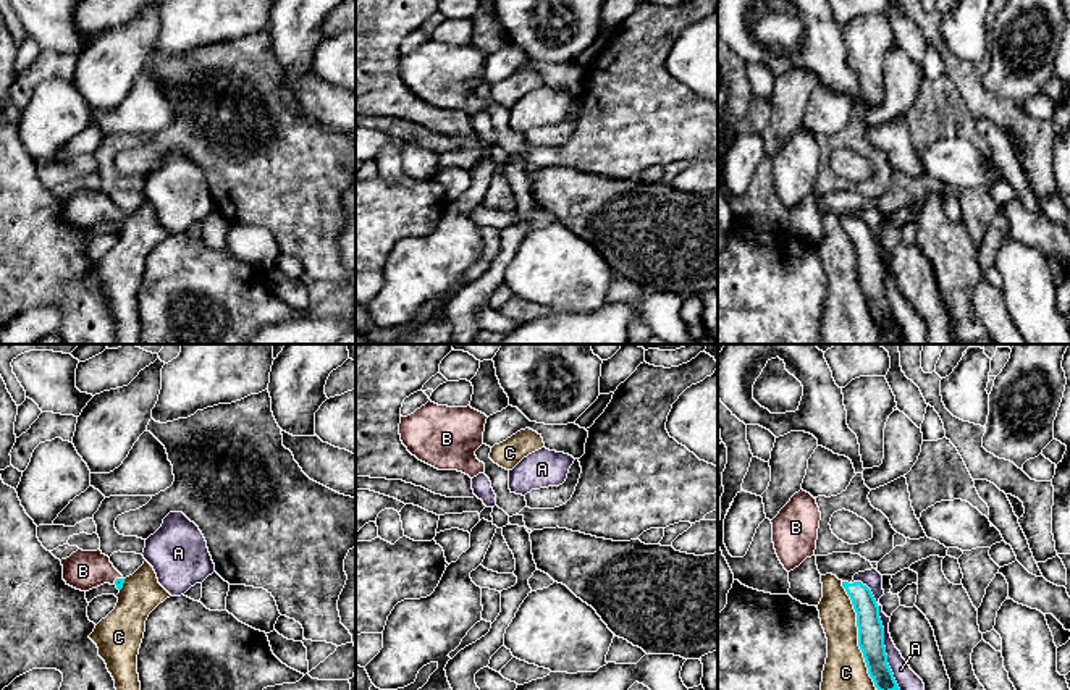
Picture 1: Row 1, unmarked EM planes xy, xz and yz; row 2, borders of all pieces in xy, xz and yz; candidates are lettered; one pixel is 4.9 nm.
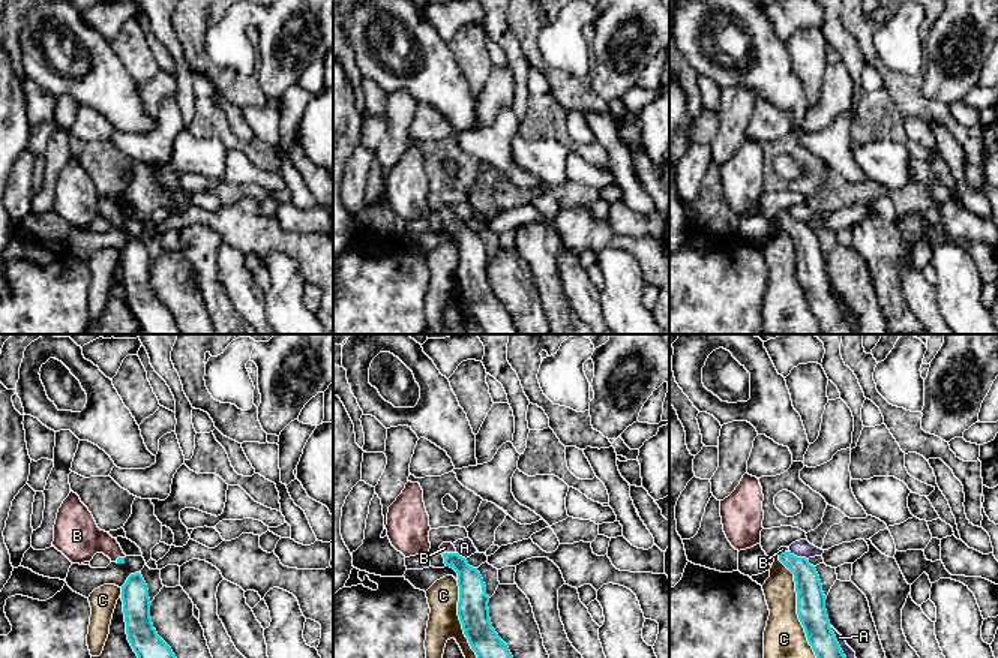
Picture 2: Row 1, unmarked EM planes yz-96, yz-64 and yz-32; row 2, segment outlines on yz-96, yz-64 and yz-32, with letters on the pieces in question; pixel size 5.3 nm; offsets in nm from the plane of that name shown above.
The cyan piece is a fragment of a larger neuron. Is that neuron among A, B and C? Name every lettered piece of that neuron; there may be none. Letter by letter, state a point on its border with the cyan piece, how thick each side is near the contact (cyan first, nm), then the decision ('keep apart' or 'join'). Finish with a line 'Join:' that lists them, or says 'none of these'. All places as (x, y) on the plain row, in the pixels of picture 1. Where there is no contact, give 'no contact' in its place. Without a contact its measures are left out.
A: contact yz (883, 270); calibres 130 and 100 nm; keep apart
B: contact xy (117, 217); calibres 50 and 190 nm; join
C: contact yz (859, 273); calibres 130 and 240 nm; keep apart
Join: B

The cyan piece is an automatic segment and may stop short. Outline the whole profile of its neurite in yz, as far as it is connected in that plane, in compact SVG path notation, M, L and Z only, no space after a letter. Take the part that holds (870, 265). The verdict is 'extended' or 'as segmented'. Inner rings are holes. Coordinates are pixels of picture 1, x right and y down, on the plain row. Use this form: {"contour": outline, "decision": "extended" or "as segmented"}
{"contour": "M842 220L842 225L857 250L858 284L874 325L883 331L900 328L887 302L884 265L879 255L879 244L871 228L861 220Z", "decision": "as segmented"}

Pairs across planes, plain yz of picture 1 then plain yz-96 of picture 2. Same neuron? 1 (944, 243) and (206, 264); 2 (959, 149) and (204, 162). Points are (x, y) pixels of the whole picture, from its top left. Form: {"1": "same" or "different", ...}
{"1": "same", "2": "same"}

